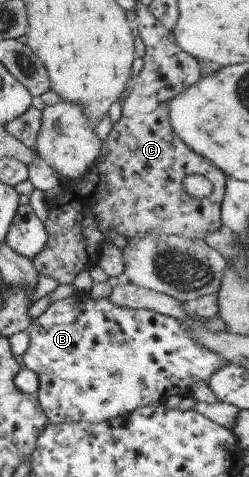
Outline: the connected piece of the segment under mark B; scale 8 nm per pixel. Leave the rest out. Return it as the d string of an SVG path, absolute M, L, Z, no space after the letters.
M76 292L52 302L28 326L28 345L19 362L37 375L36 399L51 424L87 422L99 424L136 408L159 404L170 396L187 397L191 385L209 380L226 361L199 346L181 321L147 309L115 306L109 298L92 299L87 293Z

